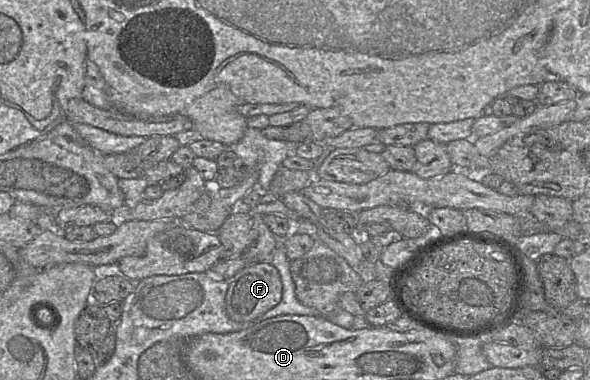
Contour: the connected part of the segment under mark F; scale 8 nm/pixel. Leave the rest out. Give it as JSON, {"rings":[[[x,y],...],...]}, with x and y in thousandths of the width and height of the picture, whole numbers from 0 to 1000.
{"rings":[[[454,687],[417,697],[386,737],[383,821],[395,845],[424,853],[473,800],[478,768],[480,750],[473,716]]]}

